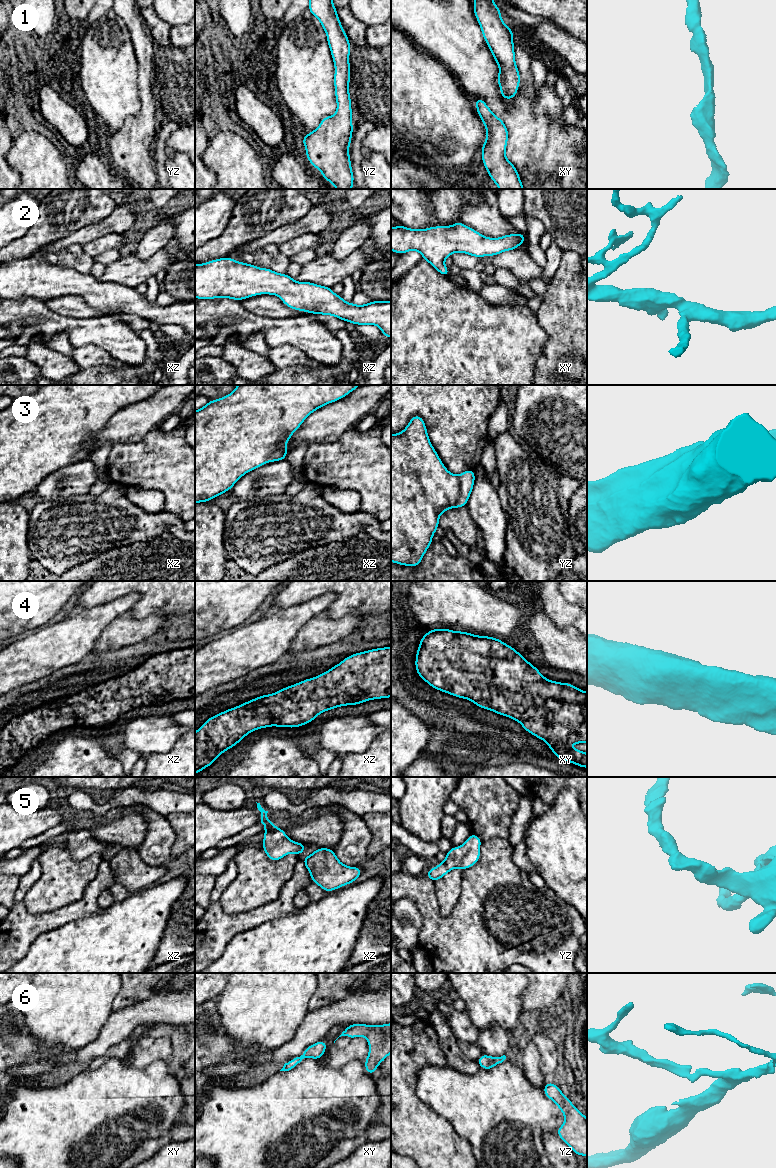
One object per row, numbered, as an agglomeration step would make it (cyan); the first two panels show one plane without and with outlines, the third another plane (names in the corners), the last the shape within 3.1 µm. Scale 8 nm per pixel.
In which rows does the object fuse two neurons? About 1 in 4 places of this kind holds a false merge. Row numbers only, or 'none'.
none

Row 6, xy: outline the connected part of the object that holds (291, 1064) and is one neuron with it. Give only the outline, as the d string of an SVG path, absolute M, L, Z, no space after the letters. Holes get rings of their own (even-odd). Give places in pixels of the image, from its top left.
M320 1040L315 1044L308 1046L300 1057L289 1060L284 1064L280 1071L289 1071L294 1069L304 1058L313 1058L320 1060L327 1049L327 1044L324 1040Z

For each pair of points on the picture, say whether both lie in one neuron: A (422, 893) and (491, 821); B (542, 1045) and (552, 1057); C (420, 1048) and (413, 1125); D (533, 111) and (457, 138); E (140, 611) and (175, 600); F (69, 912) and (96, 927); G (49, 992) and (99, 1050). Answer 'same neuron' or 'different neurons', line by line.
A: different neurons
B: same neuron
C: same neuron
D: different neurons
E: same neuron
F: different neurons
G: different neurons

